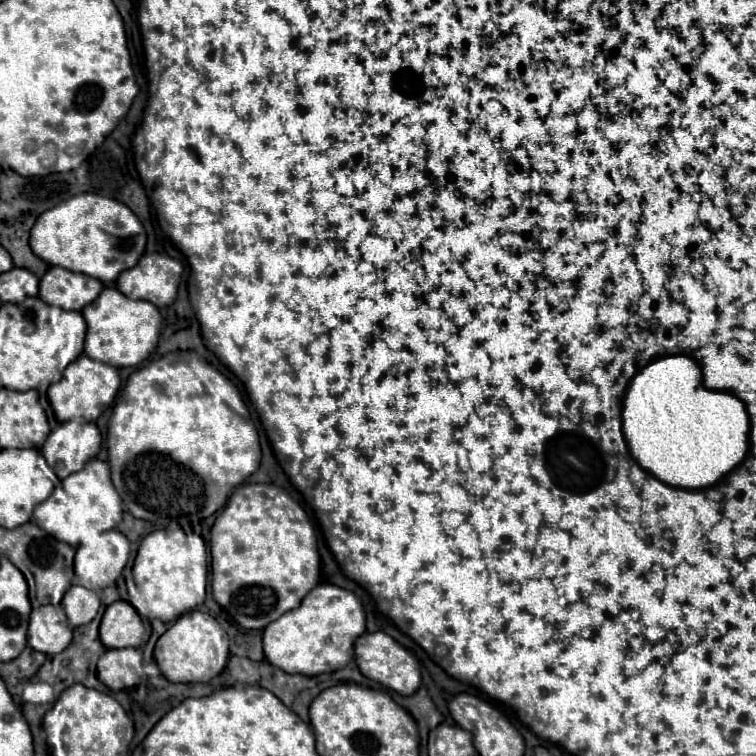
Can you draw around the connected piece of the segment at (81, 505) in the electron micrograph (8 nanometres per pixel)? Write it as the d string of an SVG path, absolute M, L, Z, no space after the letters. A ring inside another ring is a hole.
M91 459L79 473L63 479L51 497L39 503L33 511L33 521L43 531L51 533L55 539L69 543L71 547L81 545L87 537L99 535L107 529L115 529L121 523L123 507L121 497L115 493L109 477L109 465L101 459Z

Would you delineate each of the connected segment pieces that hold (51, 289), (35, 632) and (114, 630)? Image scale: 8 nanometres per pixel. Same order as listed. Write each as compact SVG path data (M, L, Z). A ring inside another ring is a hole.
M49 267L39 283L39 297L49 305L81 311L103 289L103 283L83 273L71 273L63 267Z
M43 605L39 609L33 609L29 619L29 631L27 631L27 643L41 653L61 653L71 643L73 629L69 625L61 623L57 609L53 605Z
M115 601L105 609L101 619L99 637L106 648L141 648L150 637L150 628L127 603Z

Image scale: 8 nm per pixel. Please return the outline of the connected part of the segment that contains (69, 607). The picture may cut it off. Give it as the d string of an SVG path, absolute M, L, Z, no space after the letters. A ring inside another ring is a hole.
M79 585L69 587L69 591L63 595L63 609L71 627L87 625L93 621L93 617L99 611L99 595L95 591L83 589Z

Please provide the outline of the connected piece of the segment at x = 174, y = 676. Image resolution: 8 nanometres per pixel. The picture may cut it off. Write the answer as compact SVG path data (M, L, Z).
M189 611L179 617L155 645L155 661L161 673L173 683L207 683L225 669L229 657L227 633L203 611Z

